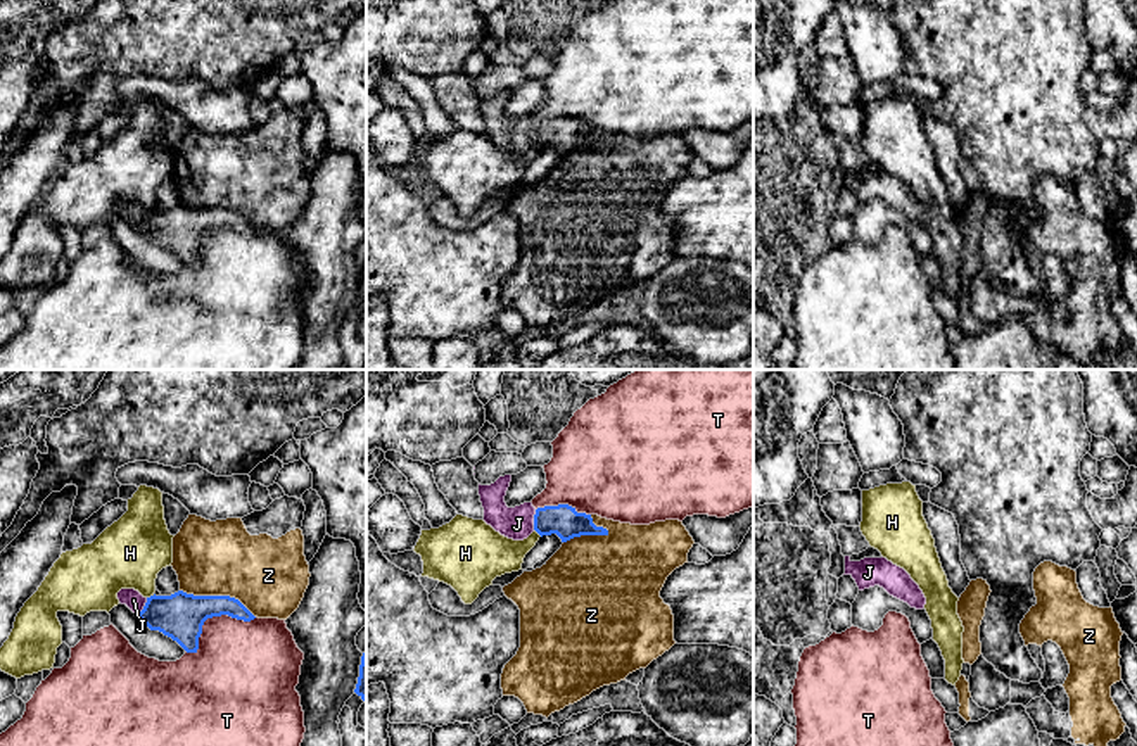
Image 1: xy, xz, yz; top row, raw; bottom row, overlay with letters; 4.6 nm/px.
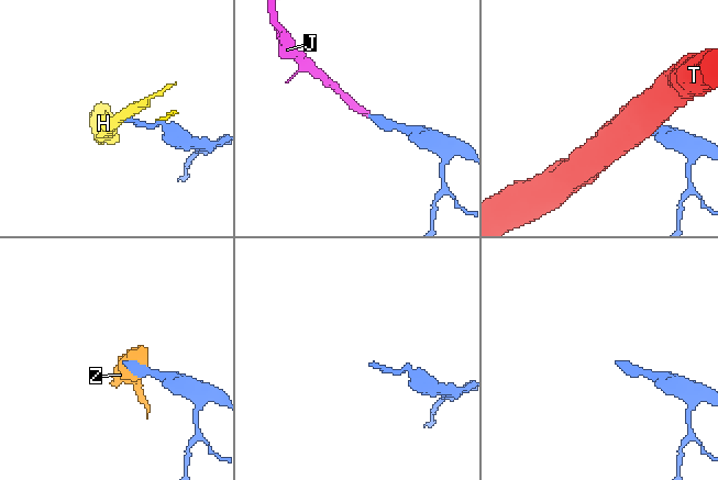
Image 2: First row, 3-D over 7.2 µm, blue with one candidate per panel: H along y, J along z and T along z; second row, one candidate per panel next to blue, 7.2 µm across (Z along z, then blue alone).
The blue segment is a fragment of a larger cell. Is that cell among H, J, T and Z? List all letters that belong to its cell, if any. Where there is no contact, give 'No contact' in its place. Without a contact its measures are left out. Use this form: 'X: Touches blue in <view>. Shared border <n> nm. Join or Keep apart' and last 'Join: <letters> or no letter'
H: Touches blue in xy. Shared border 40 nm. Keep apart
J: Touches blue in xz. Shared border 100 nm. Join
T: Touches blue in xy. Shared border 380 nm. Keep apart
Z: Touches blue in xy. Shared border 380 nm. Keep apart
Join: J

